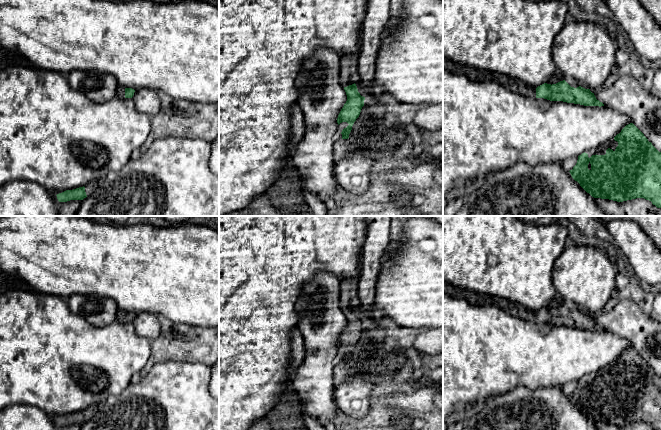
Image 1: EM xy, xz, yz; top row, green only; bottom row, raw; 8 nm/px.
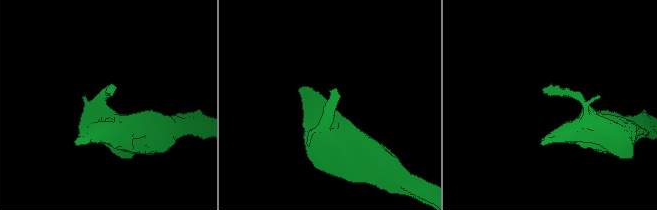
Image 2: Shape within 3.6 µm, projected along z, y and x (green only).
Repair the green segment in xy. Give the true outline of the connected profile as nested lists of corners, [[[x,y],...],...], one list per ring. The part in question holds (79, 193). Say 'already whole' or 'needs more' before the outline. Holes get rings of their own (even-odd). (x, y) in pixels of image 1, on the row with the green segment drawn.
already whole | [[[79,187],[73,190],[66,190],[56,195],[59,202],[67,202],[70,200],[83,200],[87,197],[85,187]]]

